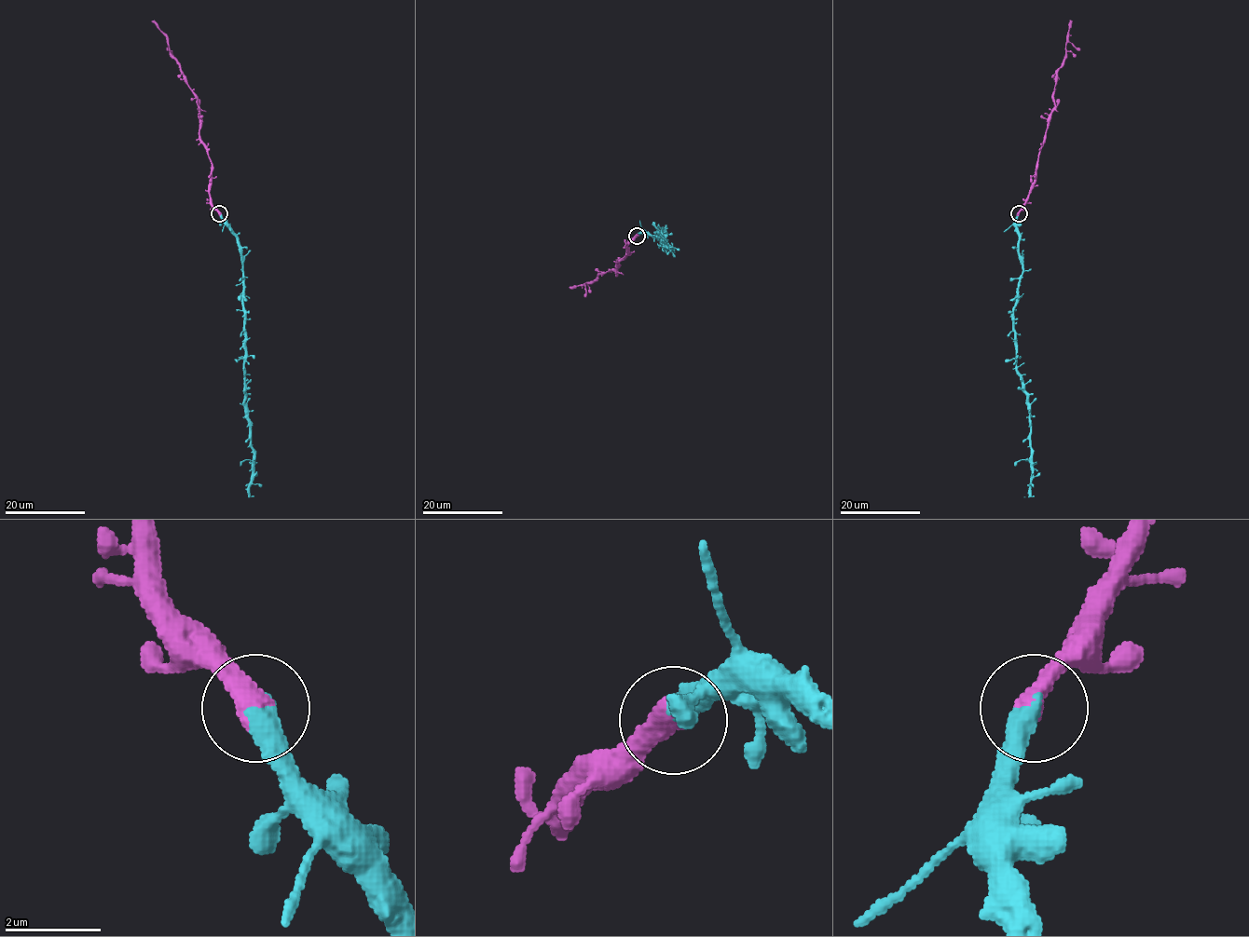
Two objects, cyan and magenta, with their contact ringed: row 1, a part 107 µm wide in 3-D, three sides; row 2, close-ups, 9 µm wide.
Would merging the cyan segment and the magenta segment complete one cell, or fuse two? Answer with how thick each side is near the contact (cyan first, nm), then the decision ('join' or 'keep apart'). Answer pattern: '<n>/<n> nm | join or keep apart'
500/500 nm | join

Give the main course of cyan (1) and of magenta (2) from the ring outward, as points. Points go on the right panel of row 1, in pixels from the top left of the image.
1: (1019, 213), (1022, 275), (1014, 309), (1014, 345), (1017, 374), (1026, 396), (1032, 484), (1023, 496)
2: (1019, 213), (1035, 179), (1048, 117), (1054, 106), (1055, 74), (1065, 53), (1071, 20)

